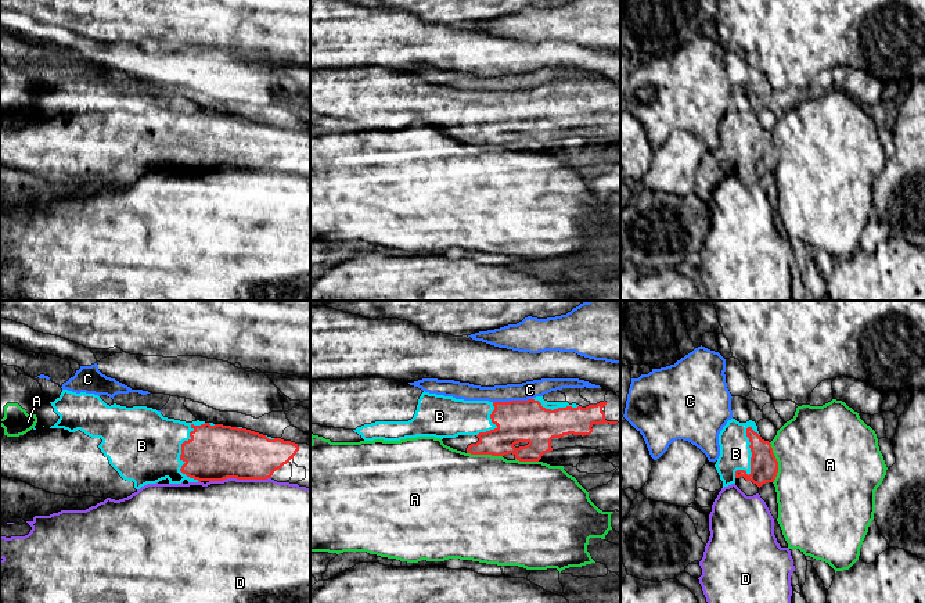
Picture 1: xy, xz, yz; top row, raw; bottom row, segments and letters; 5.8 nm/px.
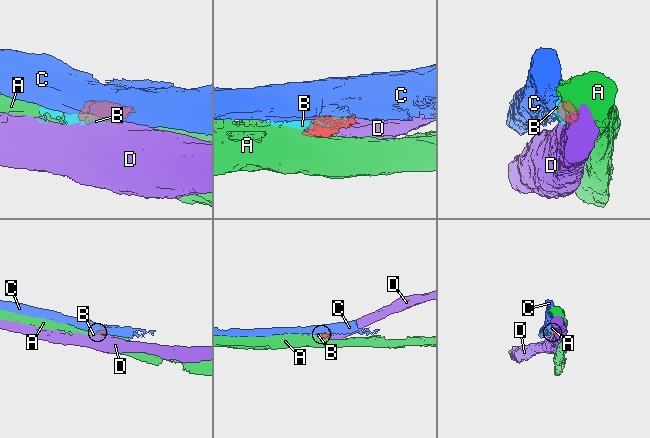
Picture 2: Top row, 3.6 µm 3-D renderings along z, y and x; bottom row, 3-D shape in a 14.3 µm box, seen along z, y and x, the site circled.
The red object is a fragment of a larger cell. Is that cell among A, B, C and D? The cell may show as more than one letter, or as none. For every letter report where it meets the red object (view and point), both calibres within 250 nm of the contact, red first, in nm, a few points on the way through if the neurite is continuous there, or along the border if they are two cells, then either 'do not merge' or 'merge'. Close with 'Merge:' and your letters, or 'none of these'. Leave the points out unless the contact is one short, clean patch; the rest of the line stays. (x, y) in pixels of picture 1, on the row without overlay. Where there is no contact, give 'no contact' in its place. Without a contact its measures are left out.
A: meets red in yz at (777, 153); 160 nm thick on the red side, 500 nm on the other; border along yz (769, 132), (777, 151), (777, 165), (773, 172); do not merge
B: meets red in xy at (180, 144); 320 nm thick on the red side, 420 nm on the other; merge
C: meets red in xz at (513, 90); 240 nm thick on the red side, 110 nm on the other; do not merge
D: meets red in xy at (240, 168); 320 nm thick on the red side, 500 nm on the other; border along xy (270, 167), (209, 171); do not merge
Merge: B

